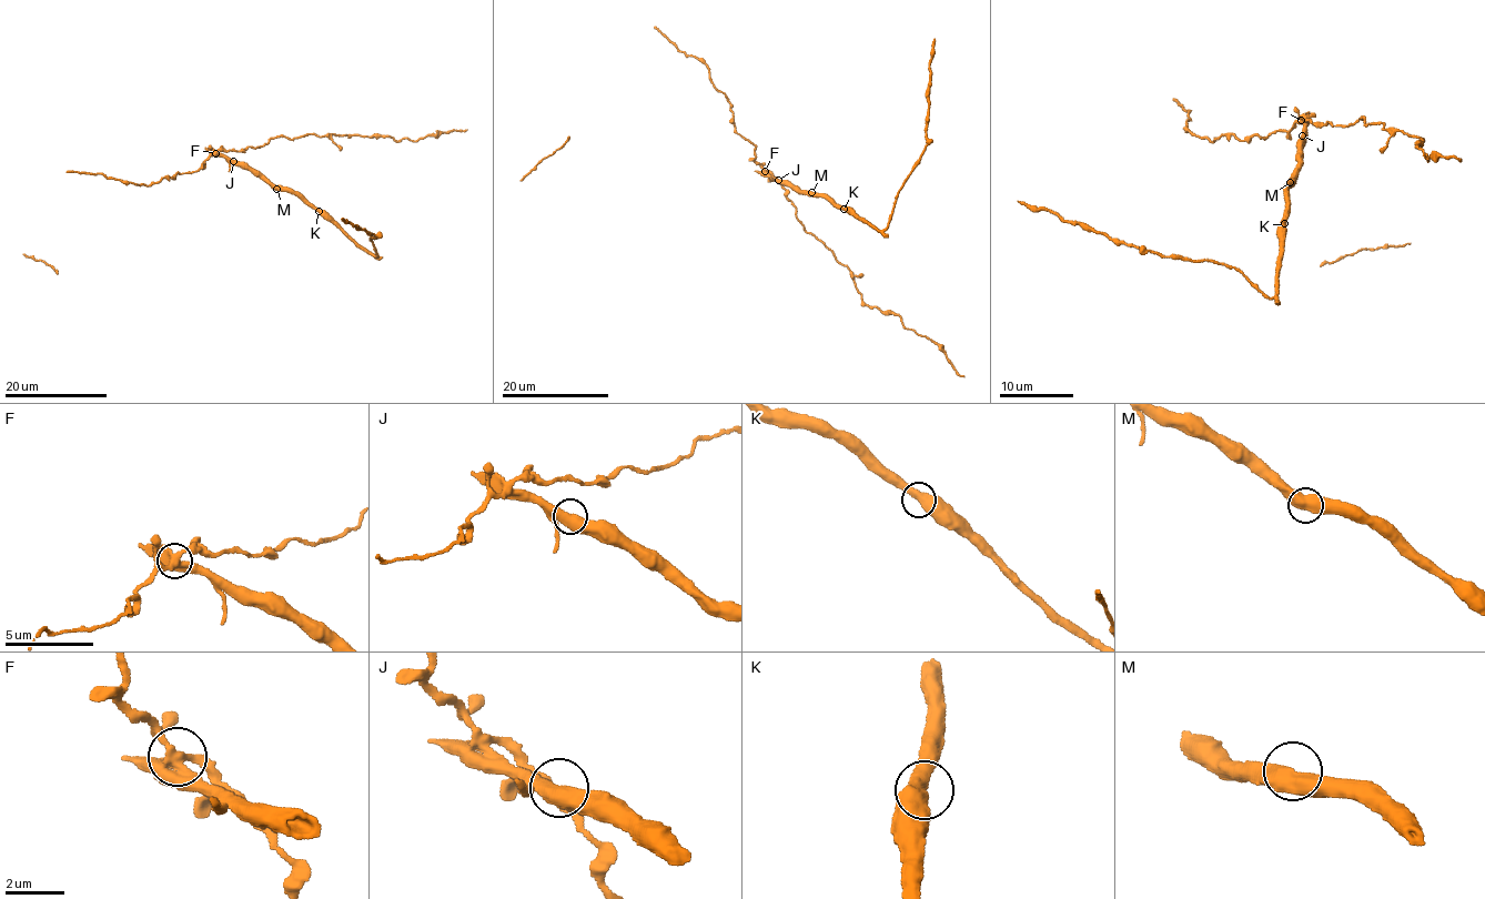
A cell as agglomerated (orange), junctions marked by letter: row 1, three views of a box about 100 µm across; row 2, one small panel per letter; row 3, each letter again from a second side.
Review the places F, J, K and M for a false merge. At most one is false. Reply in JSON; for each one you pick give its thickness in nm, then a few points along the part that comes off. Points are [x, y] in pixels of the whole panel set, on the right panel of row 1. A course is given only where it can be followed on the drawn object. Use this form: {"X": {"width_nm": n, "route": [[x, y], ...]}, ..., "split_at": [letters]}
{"F": {"width_nm": 440, "route": [[1302, 121], [1349, 127], [1362, 118], [1420, 137], [1415, 145], [1426, 161], [1460, 159]]}, "split_at": ["F"]}

